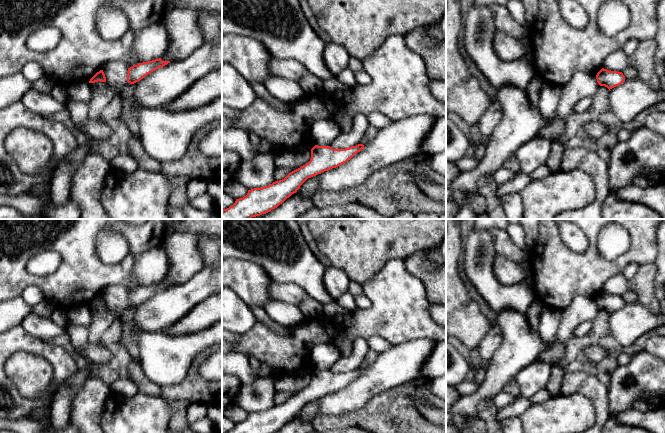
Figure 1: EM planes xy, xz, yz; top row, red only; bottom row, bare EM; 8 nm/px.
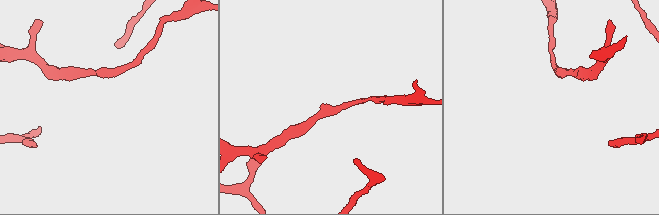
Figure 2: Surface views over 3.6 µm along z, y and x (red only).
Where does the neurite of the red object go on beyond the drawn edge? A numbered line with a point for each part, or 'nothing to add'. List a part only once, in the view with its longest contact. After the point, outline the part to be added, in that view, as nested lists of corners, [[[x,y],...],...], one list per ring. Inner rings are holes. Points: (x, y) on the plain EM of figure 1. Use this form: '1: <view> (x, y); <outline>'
nothing to add

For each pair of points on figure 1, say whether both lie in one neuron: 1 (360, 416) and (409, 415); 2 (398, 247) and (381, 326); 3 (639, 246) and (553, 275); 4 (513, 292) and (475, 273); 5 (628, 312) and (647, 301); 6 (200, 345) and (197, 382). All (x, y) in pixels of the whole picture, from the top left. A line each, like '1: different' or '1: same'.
1: same
2: different
3: same
4: same
5: different
6: different

